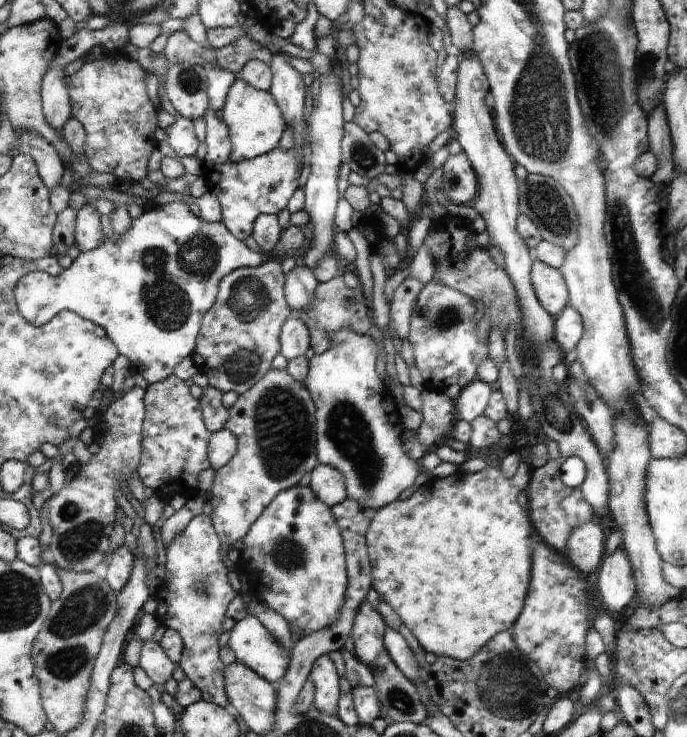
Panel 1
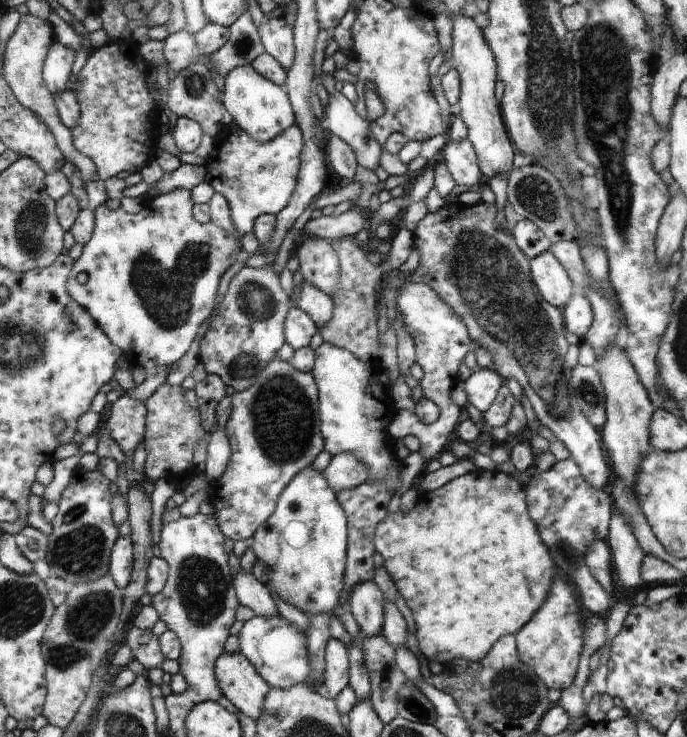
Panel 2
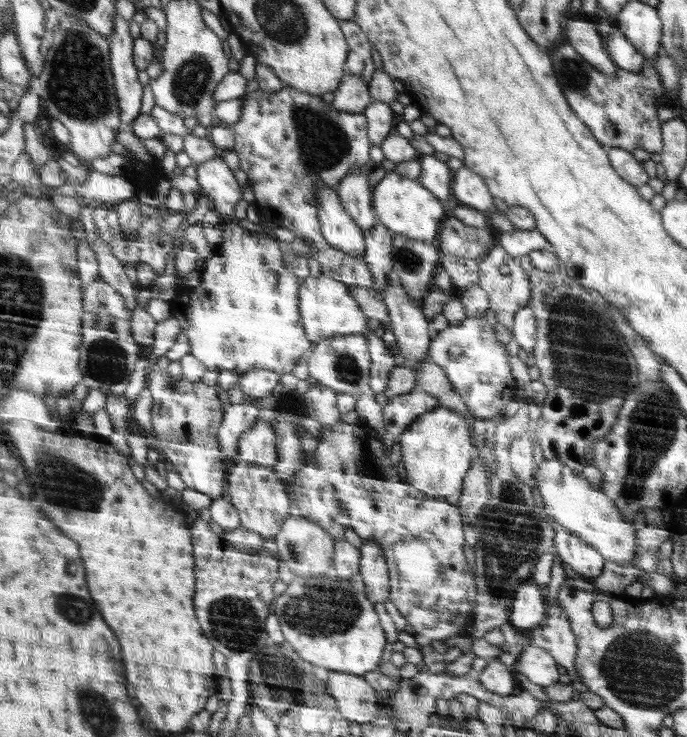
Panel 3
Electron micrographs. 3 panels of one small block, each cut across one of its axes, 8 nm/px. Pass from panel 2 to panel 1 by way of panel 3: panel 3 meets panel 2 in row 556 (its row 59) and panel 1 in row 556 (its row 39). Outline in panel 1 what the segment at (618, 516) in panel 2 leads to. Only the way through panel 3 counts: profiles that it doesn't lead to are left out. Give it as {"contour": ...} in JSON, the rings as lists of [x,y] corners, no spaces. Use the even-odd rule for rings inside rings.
{"contour":[[[620,546],[606,556],[602,568],[596,574],[596,582],[602,600],[602,609],[608,612],[620,612],[631,606],[636,592],[632,566],[626,550]]]}

